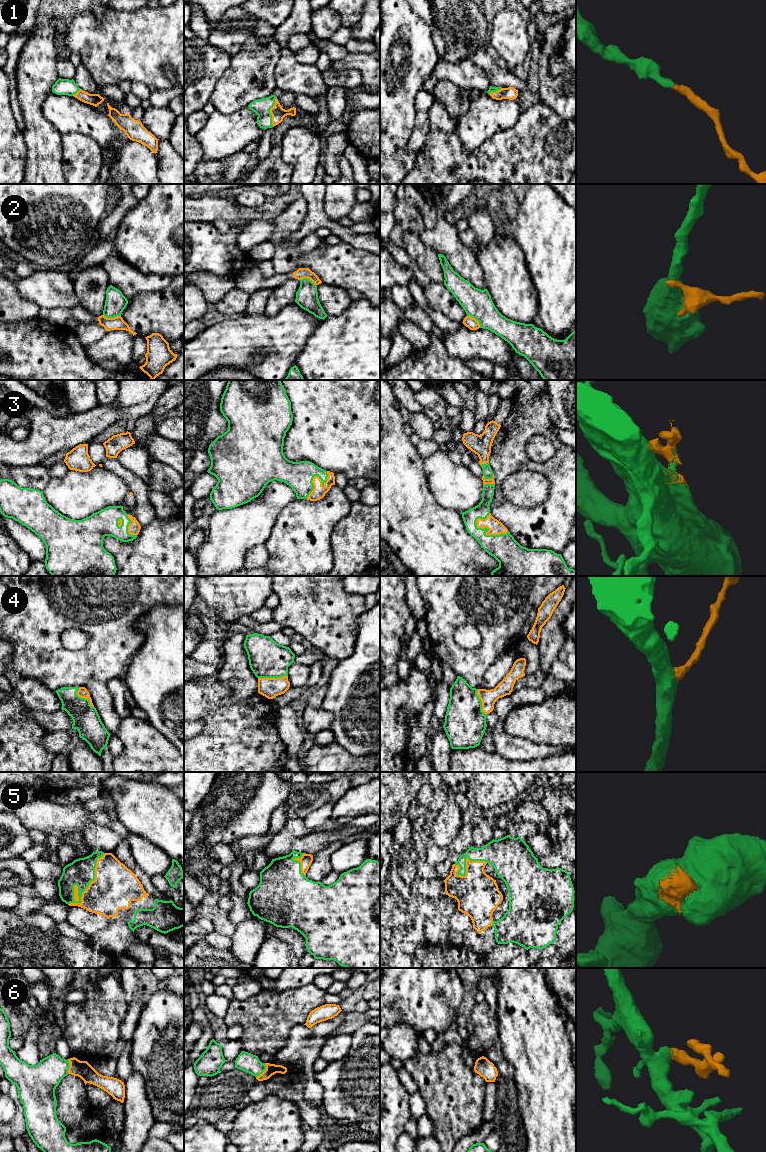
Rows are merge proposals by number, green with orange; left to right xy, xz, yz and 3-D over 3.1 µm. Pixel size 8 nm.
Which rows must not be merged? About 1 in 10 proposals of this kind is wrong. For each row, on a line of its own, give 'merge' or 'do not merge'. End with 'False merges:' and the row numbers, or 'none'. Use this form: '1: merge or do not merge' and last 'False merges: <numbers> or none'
1: merge
2: do not merge
3: merge
4: merge
5: merge
6: merge
False merges: 2

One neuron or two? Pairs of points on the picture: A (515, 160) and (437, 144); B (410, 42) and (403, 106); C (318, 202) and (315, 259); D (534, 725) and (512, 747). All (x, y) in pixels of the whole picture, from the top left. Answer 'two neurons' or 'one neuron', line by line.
A: one neuron
B: one neuron
C: two neurons
D: two neurons

